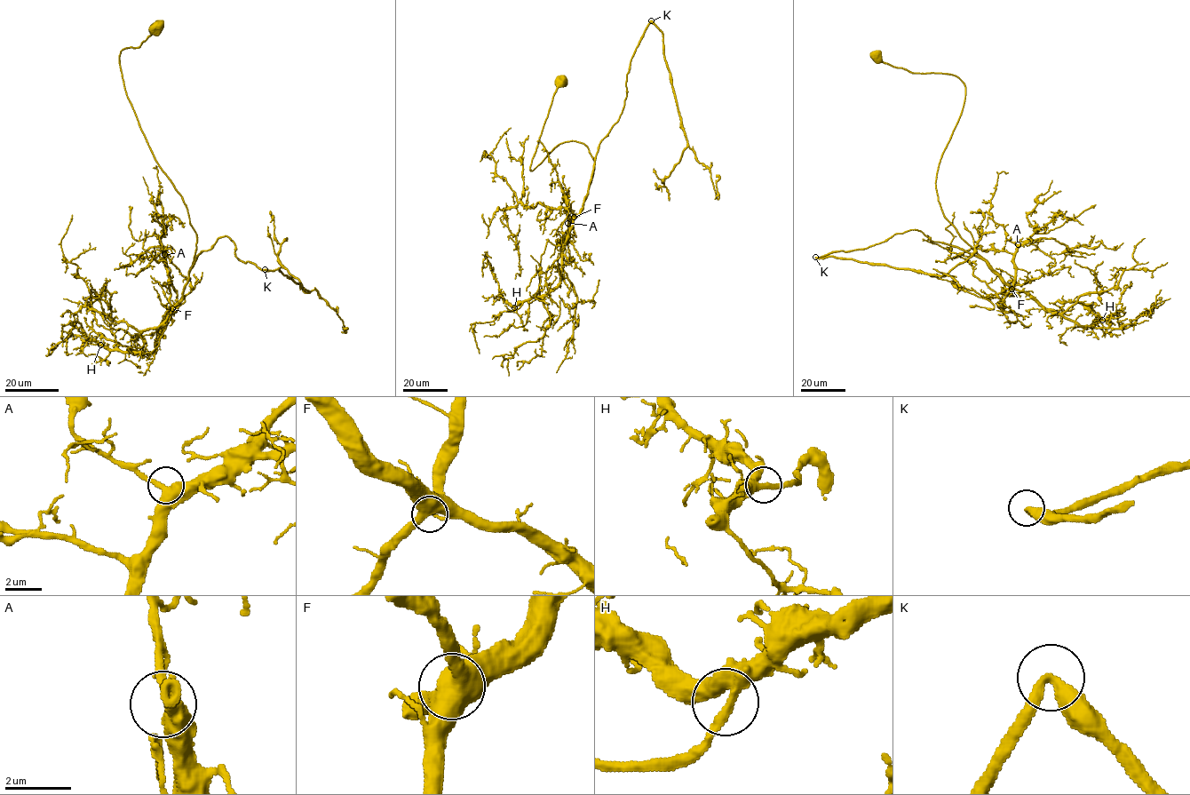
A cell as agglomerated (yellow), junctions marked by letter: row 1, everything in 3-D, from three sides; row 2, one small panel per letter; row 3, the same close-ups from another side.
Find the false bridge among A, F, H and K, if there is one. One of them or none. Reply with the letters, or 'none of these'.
none of these

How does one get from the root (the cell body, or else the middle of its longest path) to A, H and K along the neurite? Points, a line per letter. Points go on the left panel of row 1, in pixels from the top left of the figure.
A: (157, 27), (139, 46), (122, 49), (119, 63), (139, 126), (196, 233), (188, 281), (172, 306), (164, 254)
H: (157, 27), (139, 46), (121, 51), (120, 68), (153, 157), (186, 207), (195, 254), (150, 353), (100, 345)
K: (157, 27), (121, 51), (120, 68), (196, 233), (190, 268), (226, 236), (241, 261), (265, 269)

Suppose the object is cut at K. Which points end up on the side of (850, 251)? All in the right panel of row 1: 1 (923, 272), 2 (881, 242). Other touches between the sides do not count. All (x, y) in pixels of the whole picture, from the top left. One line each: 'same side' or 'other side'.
1: other side
2: same side

